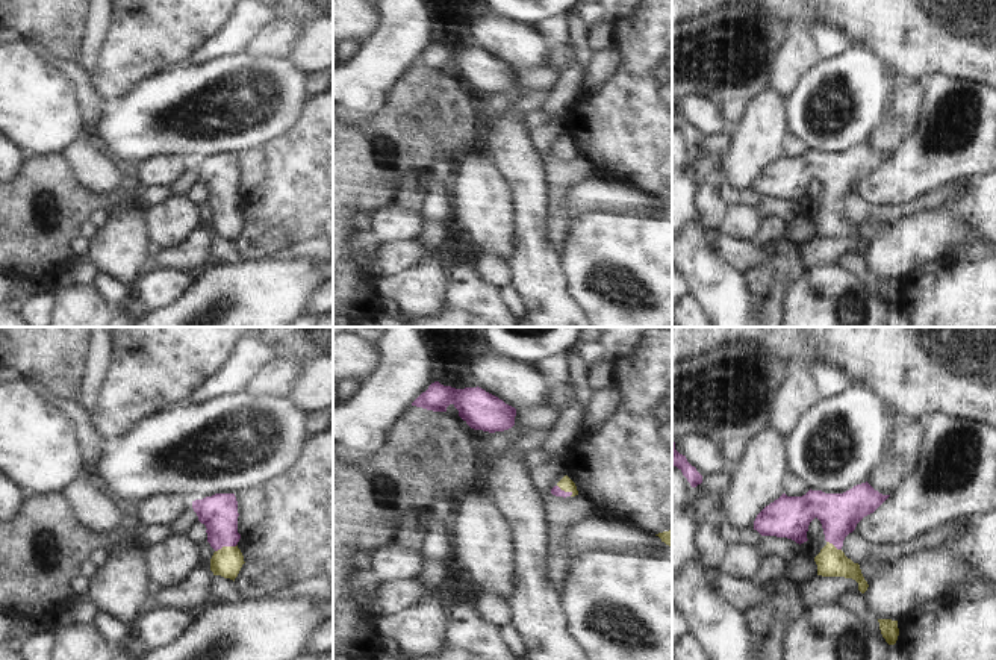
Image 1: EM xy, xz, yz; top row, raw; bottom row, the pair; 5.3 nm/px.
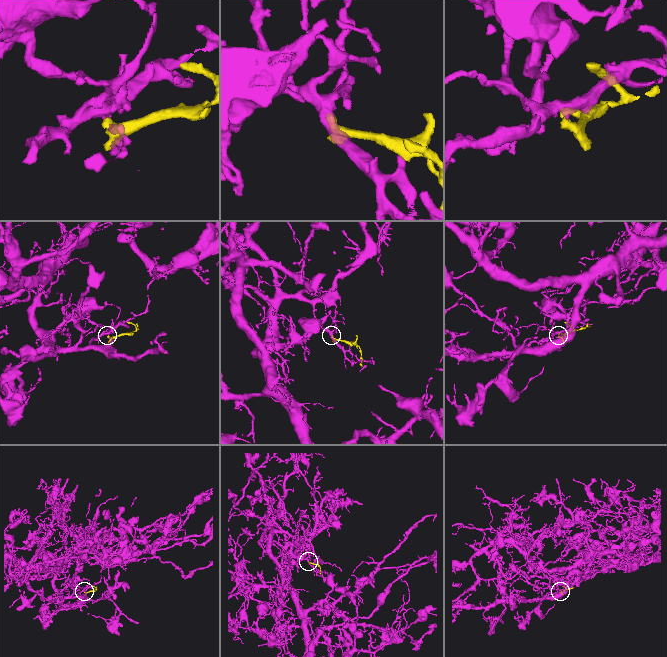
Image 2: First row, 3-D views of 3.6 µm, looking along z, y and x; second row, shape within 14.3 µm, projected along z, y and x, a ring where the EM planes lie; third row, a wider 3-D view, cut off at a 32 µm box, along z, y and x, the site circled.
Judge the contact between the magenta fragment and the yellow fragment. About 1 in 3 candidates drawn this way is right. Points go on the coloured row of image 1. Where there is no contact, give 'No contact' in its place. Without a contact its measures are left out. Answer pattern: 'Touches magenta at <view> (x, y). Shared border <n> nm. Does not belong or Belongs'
Touches magenta at xy (226, 545). Shared border 130 nm. Belongs.

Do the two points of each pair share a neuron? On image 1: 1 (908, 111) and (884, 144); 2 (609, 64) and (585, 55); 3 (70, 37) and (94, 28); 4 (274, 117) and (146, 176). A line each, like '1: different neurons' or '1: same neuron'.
1: same neuron
2: different neurons
3: different neurons
4: different neurons

